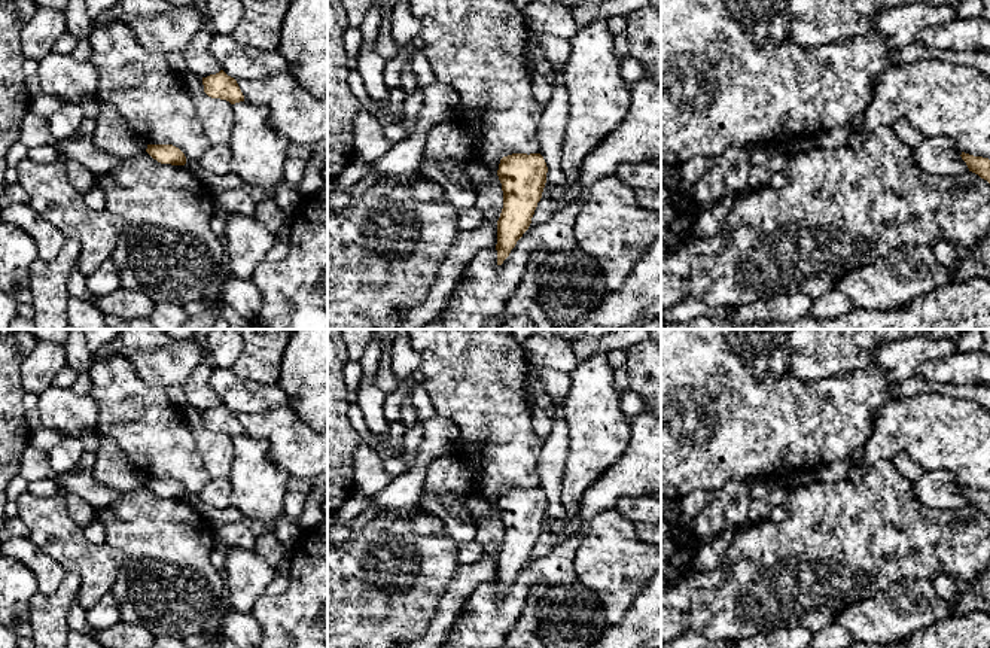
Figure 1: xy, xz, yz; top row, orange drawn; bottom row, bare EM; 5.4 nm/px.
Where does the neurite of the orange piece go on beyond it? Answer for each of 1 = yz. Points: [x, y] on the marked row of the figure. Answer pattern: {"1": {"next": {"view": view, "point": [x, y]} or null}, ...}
{"1": {"next": null}}

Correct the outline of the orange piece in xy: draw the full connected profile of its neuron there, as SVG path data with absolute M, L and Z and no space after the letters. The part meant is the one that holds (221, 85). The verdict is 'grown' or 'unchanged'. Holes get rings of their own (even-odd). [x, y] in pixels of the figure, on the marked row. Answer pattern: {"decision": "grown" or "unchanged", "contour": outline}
{"decision": "unchanged", "contour": "M223 70L216 74L202 77L204 92L211 98L226 100L231 104L244 101L244 95L237 80Z"}

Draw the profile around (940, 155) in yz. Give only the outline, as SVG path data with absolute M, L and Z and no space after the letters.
M948 137L924 139L914 147L914 164L927 174L953 176L968 171L962 150Z

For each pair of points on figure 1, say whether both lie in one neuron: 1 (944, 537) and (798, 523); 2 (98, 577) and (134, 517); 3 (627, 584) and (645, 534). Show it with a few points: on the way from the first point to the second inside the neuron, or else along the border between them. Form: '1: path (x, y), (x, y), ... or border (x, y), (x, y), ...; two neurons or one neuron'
1: path (908, 537), (834, 537); one neuron
2: border (107, 541), (121, 551), (121, 566), (115, 581); two neurons
3: border (633, 523), (634, 534), (645, 542); two neurons

